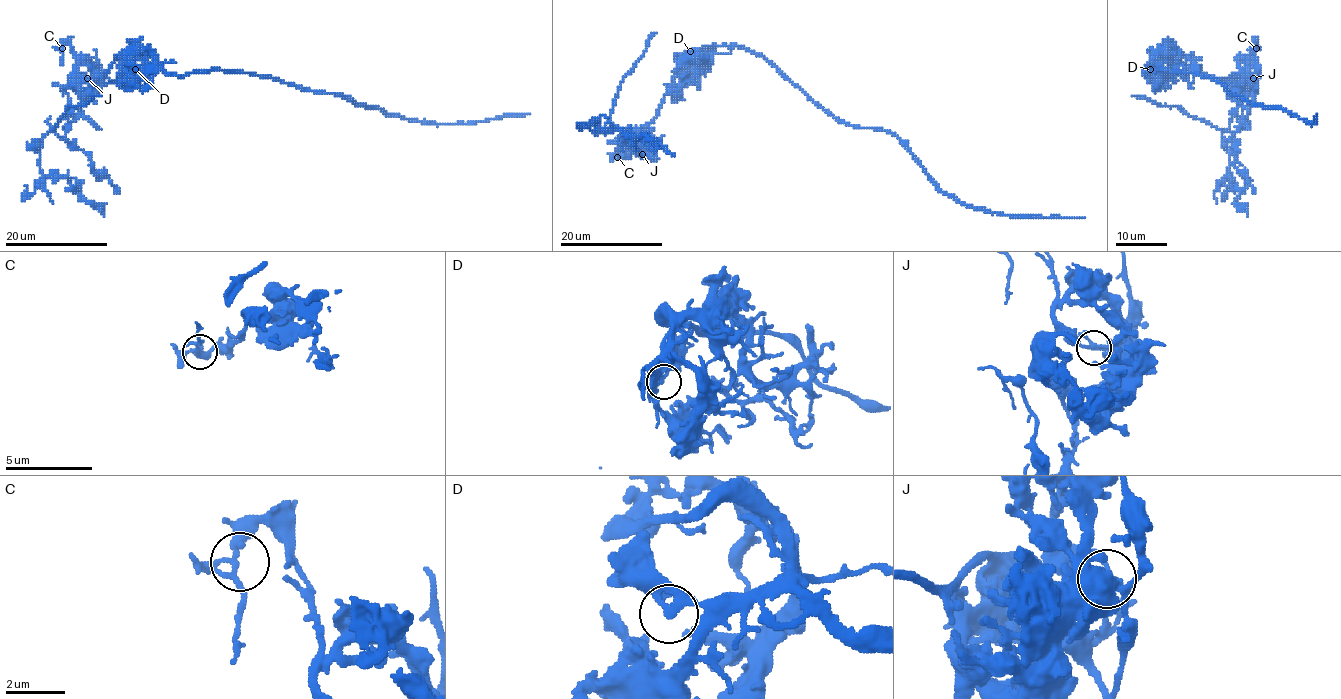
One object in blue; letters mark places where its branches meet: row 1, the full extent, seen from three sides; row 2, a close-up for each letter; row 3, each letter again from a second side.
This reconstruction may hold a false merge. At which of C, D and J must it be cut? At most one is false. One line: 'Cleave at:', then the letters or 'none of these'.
Cleave at: J

